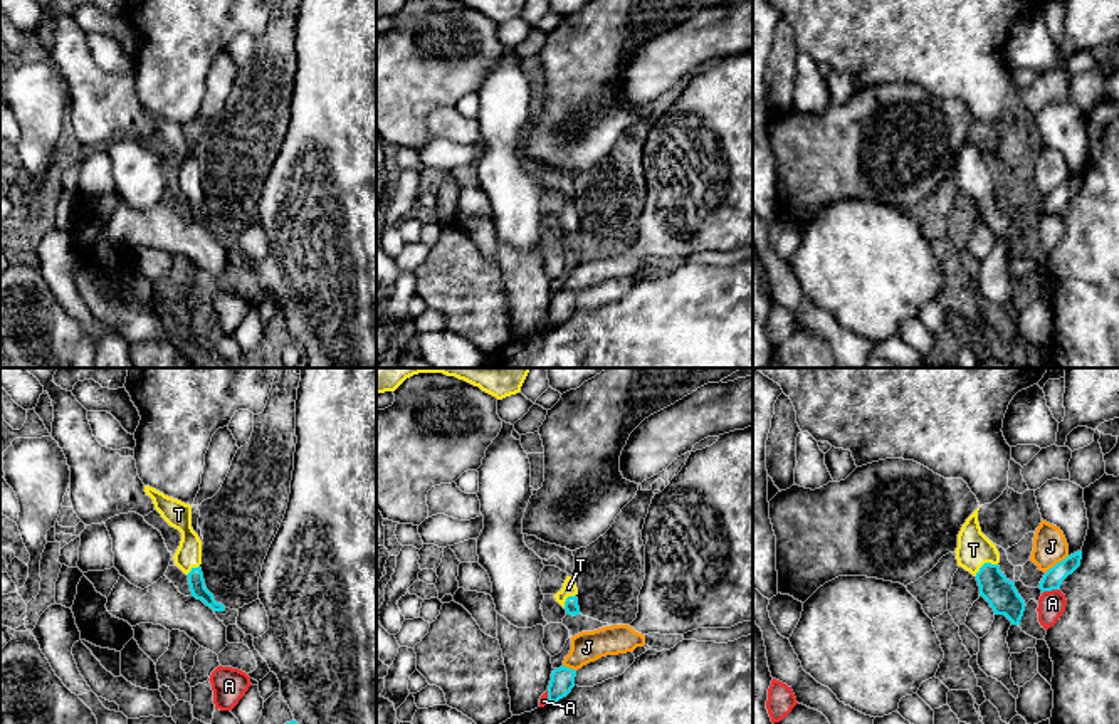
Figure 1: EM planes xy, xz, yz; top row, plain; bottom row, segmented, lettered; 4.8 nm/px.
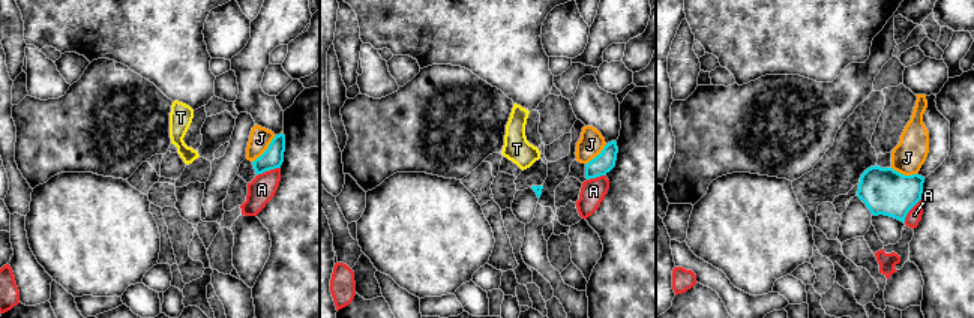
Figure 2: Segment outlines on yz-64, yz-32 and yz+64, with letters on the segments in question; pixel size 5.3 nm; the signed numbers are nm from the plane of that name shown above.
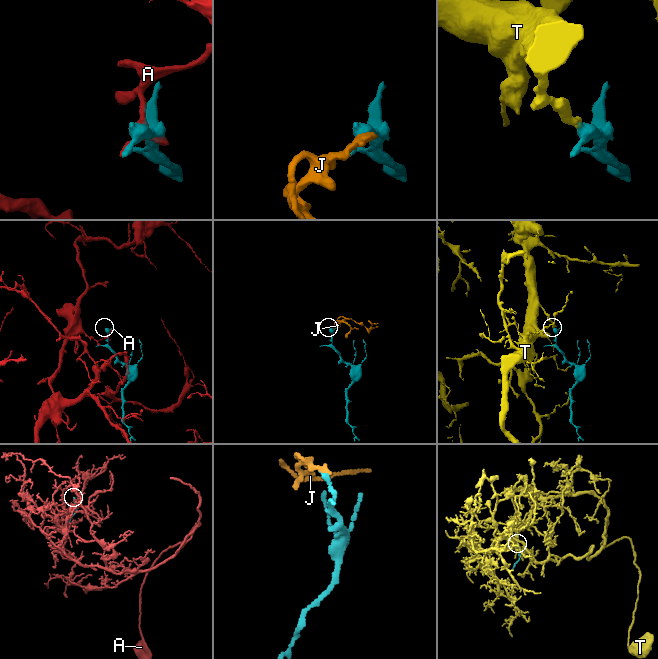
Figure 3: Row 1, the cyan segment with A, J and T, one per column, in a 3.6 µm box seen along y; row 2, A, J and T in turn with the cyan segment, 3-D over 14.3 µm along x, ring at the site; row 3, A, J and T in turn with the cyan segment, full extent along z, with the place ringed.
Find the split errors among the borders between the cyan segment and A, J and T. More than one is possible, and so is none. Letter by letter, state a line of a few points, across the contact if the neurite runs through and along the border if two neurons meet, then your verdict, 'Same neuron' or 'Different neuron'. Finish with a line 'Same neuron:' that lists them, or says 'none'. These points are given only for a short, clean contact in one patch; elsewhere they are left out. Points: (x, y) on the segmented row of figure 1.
A: Different neuron
J: Line: yz (1067, 555), (1045, 573). Different neuron
T: Line: yz (1002, 595), (993, 587), (985, 563), (973, 550). Same neuron
Same neuron: T

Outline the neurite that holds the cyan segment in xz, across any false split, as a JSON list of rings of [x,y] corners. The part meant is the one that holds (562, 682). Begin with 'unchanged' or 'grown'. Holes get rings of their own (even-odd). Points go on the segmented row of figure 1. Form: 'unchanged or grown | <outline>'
unchanged | [[[565,665],[554,669],[548,685],[548,702],[553,704],[566,697],[575,687],[575,677],[576,677],[576,670],[573,669],[568,669]]]

